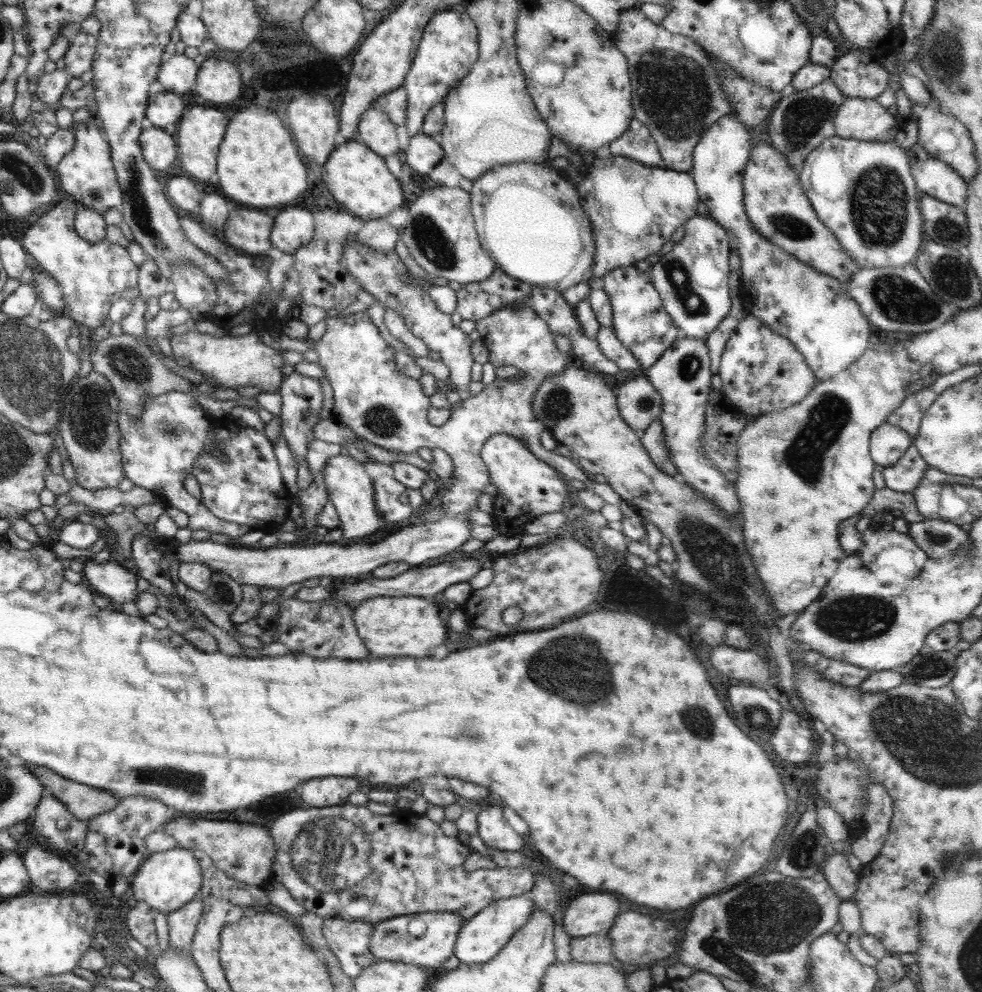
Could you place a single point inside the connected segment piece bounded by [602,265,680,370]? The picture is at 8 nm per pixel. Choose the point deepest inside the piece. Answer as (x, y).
(641, 324)

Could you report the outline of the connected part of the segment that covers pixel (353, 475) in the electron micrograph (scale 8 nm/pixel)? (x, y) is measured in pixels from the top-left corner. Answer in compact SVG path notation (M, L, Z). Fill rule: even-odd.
M340 452L326 459L321 474L323 474L329 501L335 506L339 515L339 528L342 529L344 538L348 540L364 538L388 524L376 510L373 478L366 473L361 462Z

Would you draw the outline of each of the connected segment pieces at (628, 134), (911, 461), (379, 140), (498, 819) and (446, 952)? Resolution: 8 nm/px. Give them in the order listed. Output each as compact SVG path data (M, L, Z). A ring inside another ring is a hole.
M636 118L630 122L624 134L608 144L606 153L630 158L648 167L666 169L666 164L662 161L661 154L648 128Z
M914 443L908 447L898 462L884 467L882 474L887 488L908 493L911 493L921 483L950 482L952 484L956 480L956 475L948 476L940 470L929 467Z
M379 109L366 110L358 124L358 142L380 157L398 154L396 125Z
M496 805L481 809L477 814L477 833L490 849L517 851L522 850L526 843L508 824L502 809Z
M451 912L414 913L373 923L369 944L370 952L378 961L405 962L432 973L440 971L442 963L450 956L454 956L455 942L463 919L462 915ZM412 919L423 920L426 924L426 931L421 936L410 935L408 924Z

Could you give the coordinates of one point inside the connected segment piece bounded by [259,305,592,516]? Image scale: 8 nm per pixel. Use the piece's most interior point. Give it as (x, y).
(373, 398)

